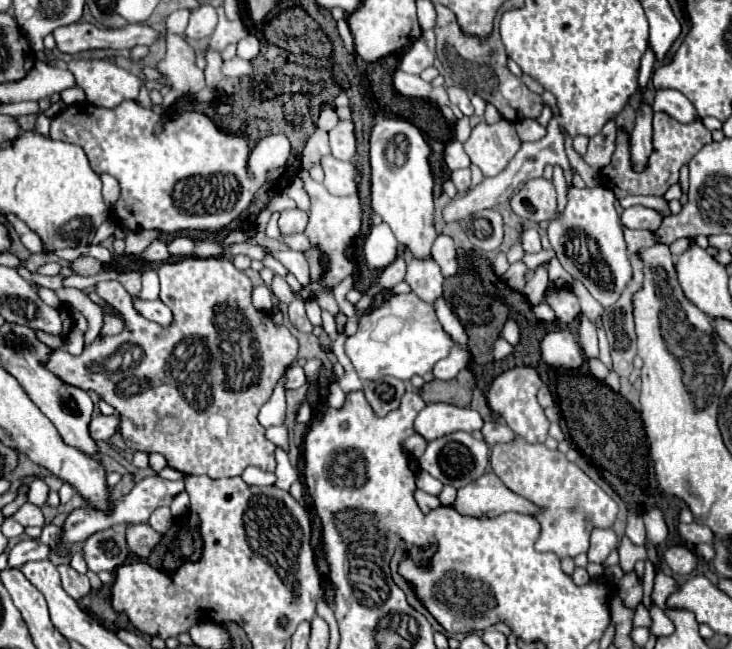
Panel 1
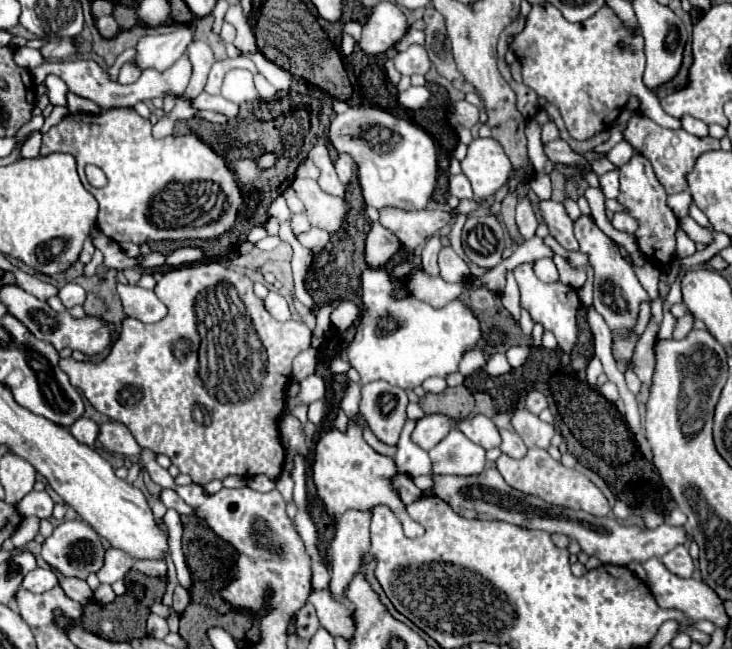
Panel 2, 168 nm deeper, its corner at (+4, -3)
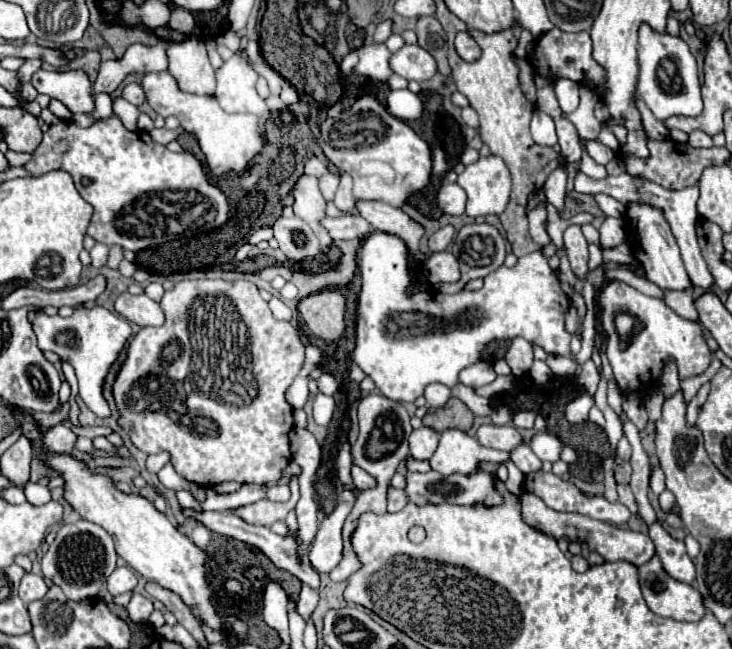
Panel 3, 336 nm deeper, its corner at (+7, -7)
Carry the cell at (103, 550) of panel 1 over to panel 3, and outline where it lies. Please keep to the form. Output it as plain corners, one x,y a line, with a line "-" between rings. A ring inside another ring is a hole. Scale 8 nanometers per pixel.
118,565
114,569
114,573
106,579
106,589
112,595
120,595
120,593
128,593
132,591
136,585
136,575
128,565

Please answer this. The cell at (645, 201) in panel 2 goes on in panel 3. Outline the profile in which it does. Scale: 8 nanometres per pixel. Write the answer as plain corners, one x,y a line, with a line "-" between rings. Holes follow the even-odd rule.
632,201
632,205
626,207
624,221
626,221
626,231
628,231
628,245
634,253
634,257
642,263
642,267
646,271
646,279
656,283
664,291
686,289
690,285
690,279
684,269
684,263
680,259
680,249
670,231
670,225
664,221
662,209
652,209
652,205

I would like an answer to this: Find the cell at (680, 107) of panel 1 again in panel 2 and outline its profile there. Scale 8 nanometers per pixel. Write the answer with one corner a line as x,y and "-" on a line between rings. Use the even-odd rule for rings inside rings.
683,117
683,119
681,119
681,123
683,123
683,129
685,129
687,133
695,135
695,137
707,137
707,135
709,135
707,125
705,125
703,121
699,121
699,119
693,119
693,117

